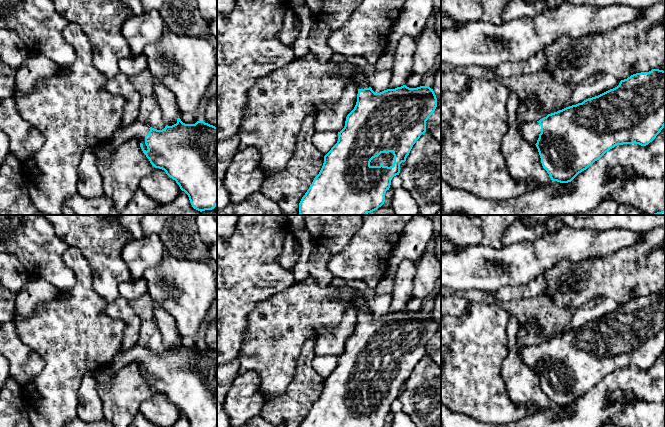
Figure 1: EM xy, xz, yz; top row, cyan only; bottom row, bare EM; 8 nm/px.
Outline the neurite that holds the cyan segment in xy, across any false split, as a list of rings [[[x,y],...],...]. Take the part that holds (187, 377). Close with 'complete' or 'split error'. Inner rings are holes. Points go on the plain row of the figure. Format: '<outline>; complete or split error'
[[[180,342],[177,347],[157,354],[146,346],[136,344],[129,350],[121,350],[107,364],[92,370],[97,387],[108,382],[116,371],[123,366],[136,362],[150,387],[162,393],[176,405],[184,415],[190,427],[217,427],[217,351],[197,345],[195,348],[185,348]]]; split error

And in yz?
[[[652,293],[636,297],[621,304],[619,309],[582,327],[566,331],[548,338],[536,346],[518,349],[523,363],[537,371],[543,392],[552,405],[571,406],[579,397],[586,394],[606,376],[617,369],[639,368],[646,370],[652,366],[665,350],[665,295]]]; split error

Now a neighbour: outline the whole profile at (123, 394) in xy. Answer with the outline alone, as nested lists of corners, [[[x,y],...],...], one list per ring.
[[[136,362],[116,371],[107,383],[97,387],[97,391],[103,402],[103,418],[113,427],[128,427],[141,404],[155,392]]]

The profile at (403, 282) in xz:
[[[404,260],[395,269],[391,305],[388,313],[395,313],[406,308],[413,298],[415,262]]]

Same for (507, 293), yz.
[[[536,278],[525,285],[507,286],[490,293],[497,301],[508,301],[519,298],[538,297],[546,295],[547,283],[543,278]]]

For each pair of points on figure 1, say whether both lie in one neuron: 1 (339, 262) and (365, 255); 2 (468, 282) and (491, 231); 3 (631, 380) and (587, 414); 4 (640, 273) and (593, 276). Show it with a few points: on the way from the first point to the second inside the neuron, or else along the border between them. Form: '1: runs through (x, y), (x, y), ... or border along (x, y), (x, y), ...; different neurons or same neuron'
1: runs through (345, 262), (356, 262), (359, 260); same neuron
2: border along (481, 244), (496, 249), (500, 249), (503, 246); different neurons
3: runs through (618, 380), (609, 384), (595, 401); same neuron
4: runs through (628, 273), (605, 276); same neuron

